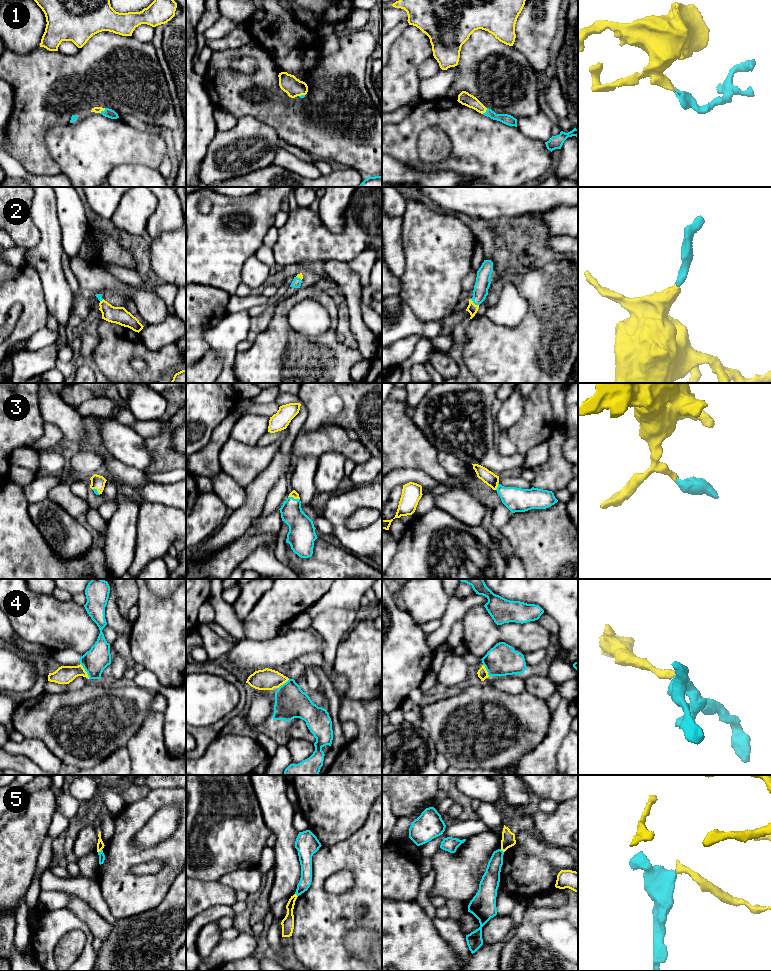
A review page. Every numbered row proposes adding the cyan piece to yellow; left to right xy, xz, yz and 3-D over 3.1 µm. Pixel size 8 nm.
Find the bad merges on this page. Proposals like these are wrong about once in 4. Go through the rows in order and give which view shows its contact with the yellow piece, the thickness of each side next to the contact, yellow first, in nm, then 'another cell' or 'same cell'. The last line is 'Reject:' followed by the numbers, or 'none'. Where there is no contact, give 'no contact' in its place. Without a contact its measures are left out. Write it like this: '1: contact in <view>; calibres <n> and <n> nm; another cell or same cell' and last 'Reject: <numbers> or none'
1: contact in xy; calibres 50 and 70 nm; same cell
2: contact in yz; calibres 80 and 120 nm; same cell
3: contact in xz; calibres 60 and 200 nm; same cell
4: contact in xy; calibres 140 and 200 nm; same cell
5: contact in xy; calibres 60 and 50 nm; another cell
Reject: 5

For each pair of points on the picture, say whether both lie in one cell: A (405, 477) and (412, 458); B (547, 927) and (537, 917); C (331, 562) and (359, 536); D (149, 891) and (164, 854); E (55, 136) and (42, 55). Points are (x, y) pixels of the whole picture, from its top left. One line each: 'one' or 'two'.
A: two
B: two
C: two
D: one
E: two

